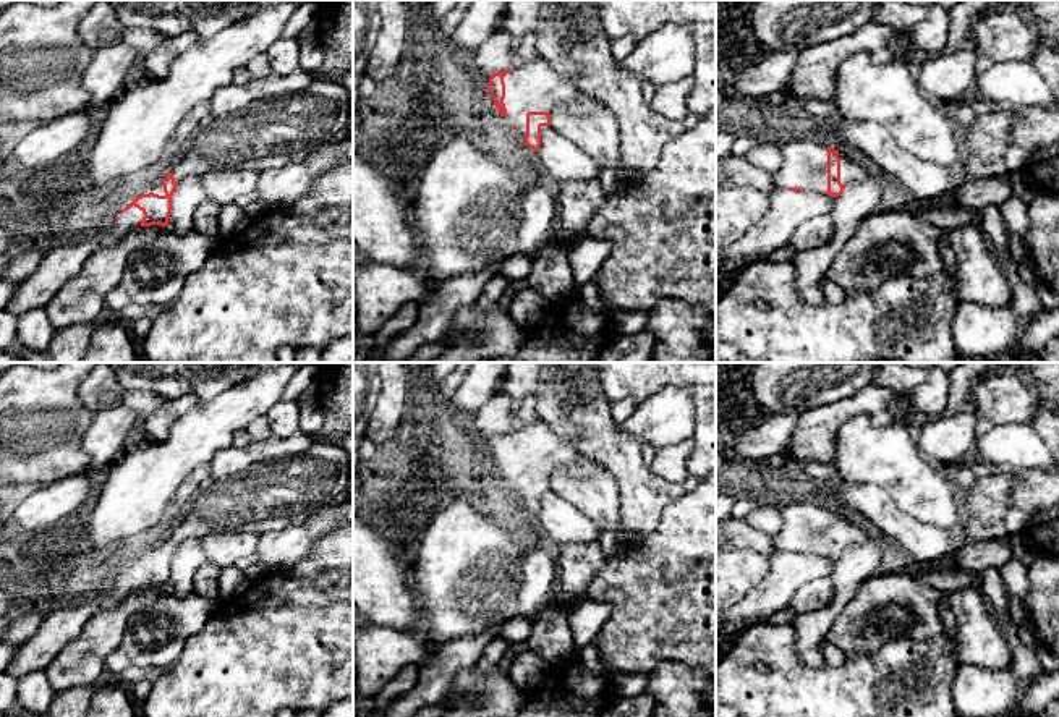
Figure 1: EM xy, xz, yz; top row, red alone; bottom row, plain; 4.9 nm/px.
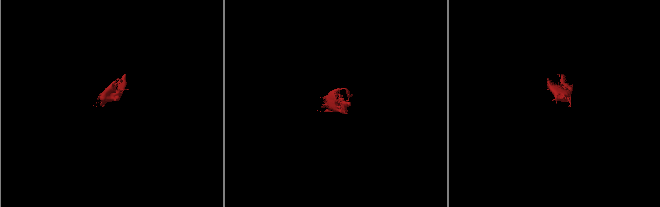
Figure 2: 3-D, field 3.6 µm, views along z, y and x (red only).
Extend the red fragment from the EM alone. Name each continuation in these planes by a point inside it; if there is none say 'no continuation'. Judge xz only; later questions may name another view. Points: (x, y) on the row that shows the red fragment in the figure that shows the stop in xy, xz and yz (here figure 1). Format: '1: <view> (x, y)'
1: xz (535, 86)

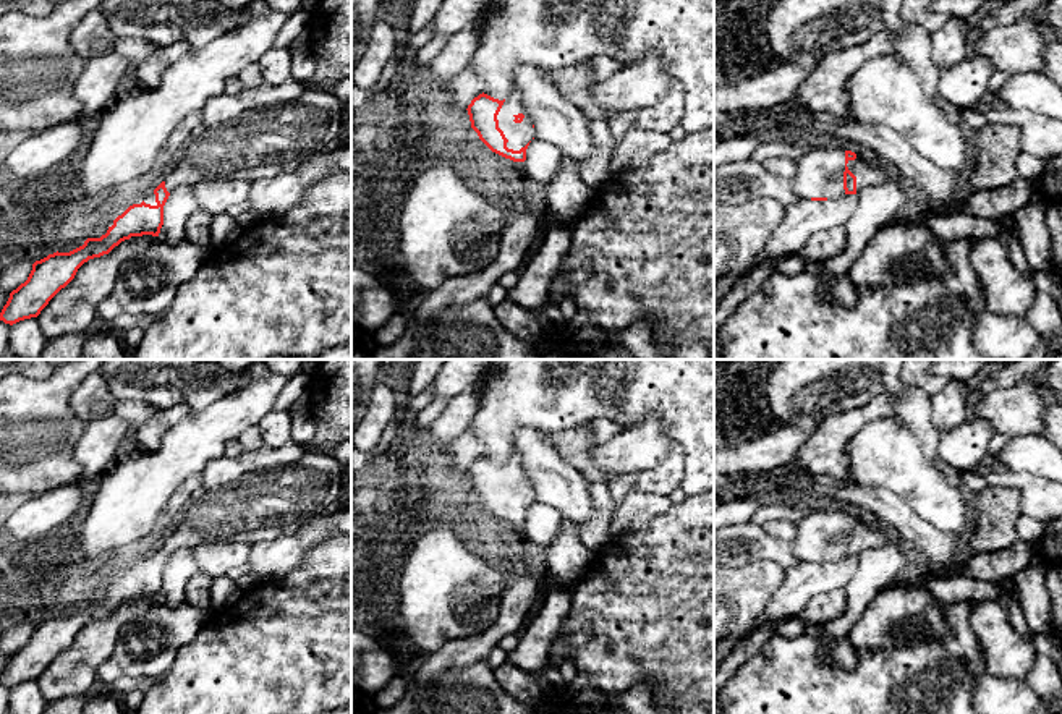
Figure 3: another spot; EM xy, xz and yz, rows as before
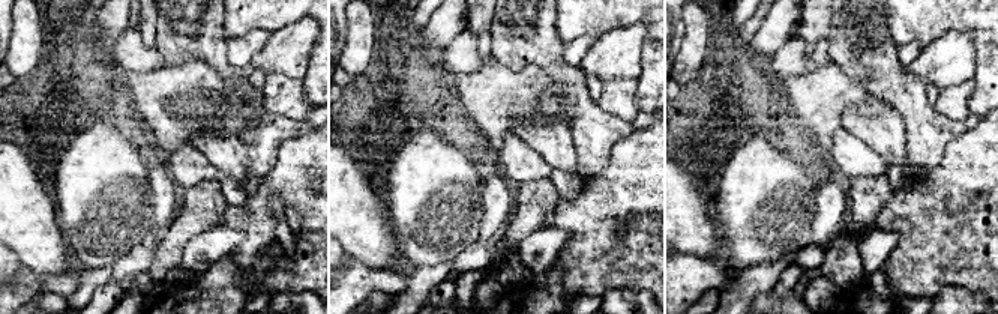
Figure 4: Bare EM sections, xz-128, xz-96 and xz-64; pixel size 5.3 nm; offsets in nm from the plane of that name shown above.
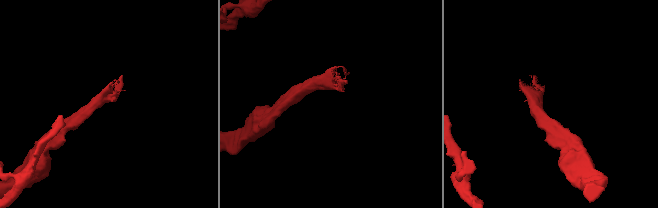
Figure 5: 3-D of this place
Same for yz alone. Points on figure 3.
1: yz (819, 174)

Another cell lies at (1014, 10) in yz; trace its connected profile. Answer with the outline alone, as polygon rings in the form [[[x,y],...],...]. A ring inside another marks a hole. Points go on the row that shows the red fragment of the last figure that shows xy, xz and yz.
[[[1009,0],[1005,5],[992,11],[979,24],[979,31],[986,32],[997,26],[1013,24],[1022,18],[1038,19],[1044,16],[1046,5],[1049,0]]]

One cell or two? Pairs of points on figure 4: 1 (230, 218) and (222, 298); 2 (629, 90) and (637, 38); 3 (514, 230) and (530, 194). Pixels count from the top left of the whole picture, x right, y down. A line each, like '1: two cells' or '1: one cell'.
1: two cells
2: two cells
3: one cell

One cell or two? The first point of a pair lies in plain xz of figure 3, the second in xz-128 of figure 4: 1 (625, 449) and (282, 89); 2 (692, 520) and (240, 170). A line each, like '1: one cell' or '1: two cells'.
1: two cells
2: two cells

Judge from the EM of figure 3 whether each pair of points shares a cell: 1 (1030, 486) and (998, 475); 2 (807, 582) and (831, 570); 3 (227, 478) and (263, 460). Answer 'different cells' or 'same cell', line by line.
1: same cell
2: same cell
3: same cell

